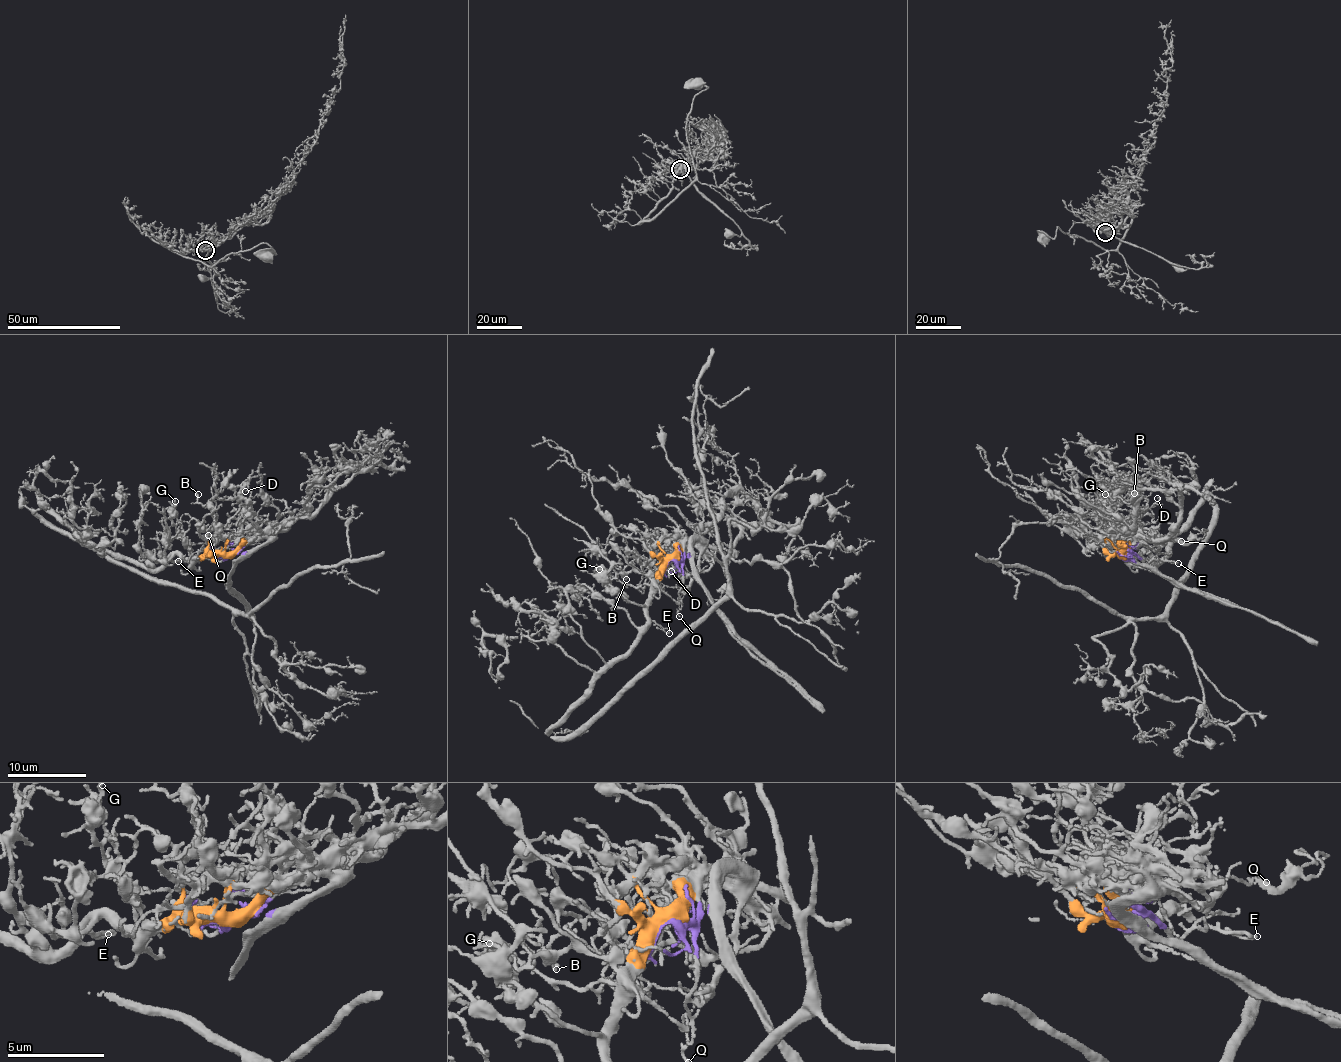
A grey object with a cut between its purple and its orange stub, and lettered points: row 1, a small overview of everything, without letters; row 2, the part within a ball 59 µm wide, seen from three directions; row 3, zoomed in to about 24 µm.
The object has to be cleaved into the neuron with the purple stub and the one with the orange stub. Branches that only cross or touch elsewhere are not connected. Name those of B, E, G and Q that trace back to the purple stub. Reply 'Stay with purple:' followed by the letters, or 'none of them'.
Stay with purple: Q

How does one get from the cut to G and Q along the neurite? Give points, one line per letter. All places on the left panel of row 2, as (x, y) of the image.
G: (225, 556), (195, 556), (187, 536), (176, 528), (175, 502)
Q: (224, 556), (231, 551), (217, 561), (216, 554), (227, 542), (220, 534), (208, 536)

